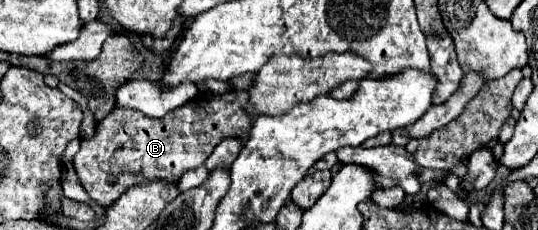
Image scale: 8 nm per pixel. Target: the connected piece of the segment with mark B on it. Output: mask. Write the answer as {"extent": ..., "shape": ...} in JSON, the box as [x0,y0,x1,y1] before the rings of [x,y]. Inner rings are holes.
{"extent":[73,91,257,207],"shape":[[[227,91],[223,95],[201,95],[185,103],[185,107],[179,107],[177,111],[171,111],[169,115],[161,119],[151,119],[137,109],[117,107],[101,123],[97,123],[97,135],[93,139],[81,141],[81,149],[73,159],[79,181],[85,187],[87,195],[101,207],[111,207],[123,195],[123,191],[143,181],[159,179],[167,183],[177,183],[185,171],[201,167],[205,159],[211,155],[211,151],[223,139],[245,137],[249,133],[249,129],[255,123],[257,113],[249,111],[247,101],[249,101],[247,91]]]}

